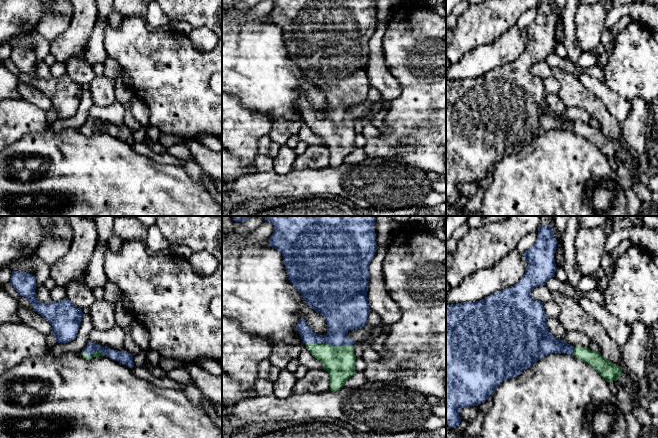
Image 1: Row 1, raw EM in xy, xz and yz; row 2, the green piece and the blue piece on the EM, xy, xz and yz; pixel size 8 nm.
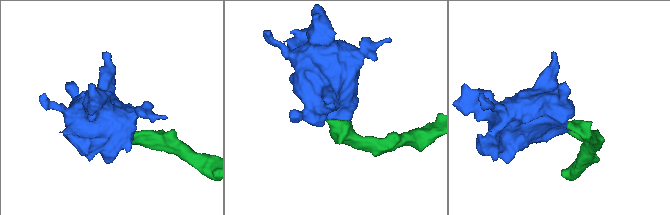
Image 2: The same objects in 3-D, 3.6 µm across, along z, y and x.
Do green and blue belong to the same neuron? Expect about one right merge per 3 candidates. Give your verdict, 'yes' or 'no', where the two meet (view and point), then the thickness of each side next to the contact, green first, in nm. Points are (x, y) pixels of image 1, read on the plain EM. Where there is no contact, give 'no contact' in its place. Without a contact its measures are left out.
yes; meets green in xz at (329, 120); 240 nm thick on the green side, 260 nm on the other

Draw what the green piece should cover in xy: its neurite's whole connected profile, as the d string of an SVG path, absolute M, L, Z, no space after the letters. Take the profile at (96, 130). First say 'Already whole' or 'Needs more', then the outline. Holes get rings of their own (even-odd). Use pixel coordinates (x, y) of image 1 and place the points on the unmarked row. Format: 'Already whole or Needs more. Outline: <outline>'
Needs more. Outline: M90 117L87 119L81 130L85 135L107 131L113 136L118 137L131 145L134 143L133 132L129 128L113 126Z

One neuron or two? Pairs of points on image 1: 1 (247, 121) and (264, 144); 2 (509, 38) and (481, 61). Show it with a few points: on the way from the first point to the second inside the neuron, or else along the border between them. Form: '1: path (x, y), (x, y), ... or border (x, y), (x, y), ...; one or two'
1: border (267, 135), (259, 139), (257, 145), (258, 153); two
2: path (502, 45), (488, 57); one

